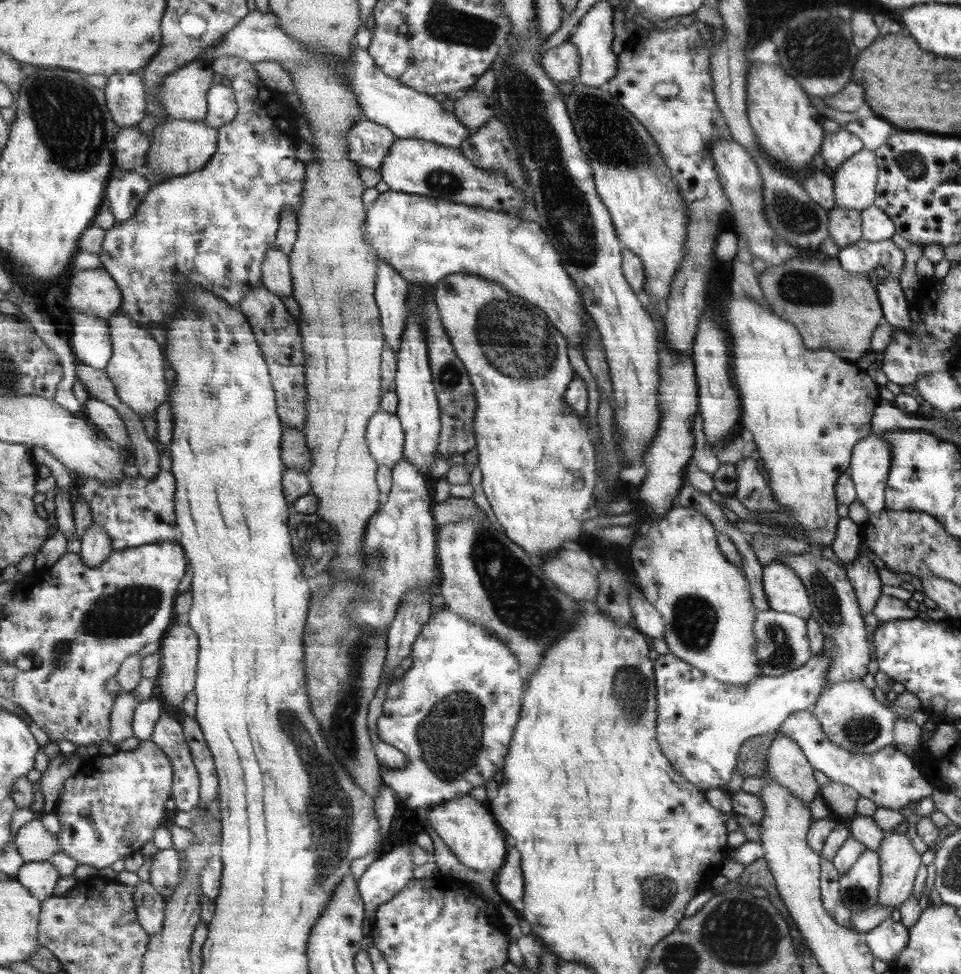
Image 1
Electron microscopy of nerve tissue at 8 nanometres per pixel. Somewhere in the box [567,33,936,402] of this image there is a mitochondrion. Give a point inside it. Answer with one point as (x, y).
(618, 145)

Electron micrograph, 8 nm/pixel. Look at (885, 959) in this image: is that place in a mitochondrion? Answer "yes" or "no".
no

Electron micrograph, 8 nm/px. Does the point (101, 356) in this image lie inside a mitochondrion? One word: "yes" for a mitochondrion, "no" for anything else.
no

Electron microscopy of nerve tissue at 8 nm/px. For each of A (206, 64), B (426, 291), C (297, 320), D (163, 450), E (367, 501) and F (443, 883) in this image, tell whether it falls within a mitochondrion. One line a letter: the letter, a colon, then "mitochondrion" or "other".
A: other
B: other
C: other
D: other
E: other
F: other

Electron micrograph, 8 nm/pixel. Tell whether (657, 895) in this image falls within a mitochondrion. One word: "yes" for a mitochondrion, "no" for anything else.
yes

